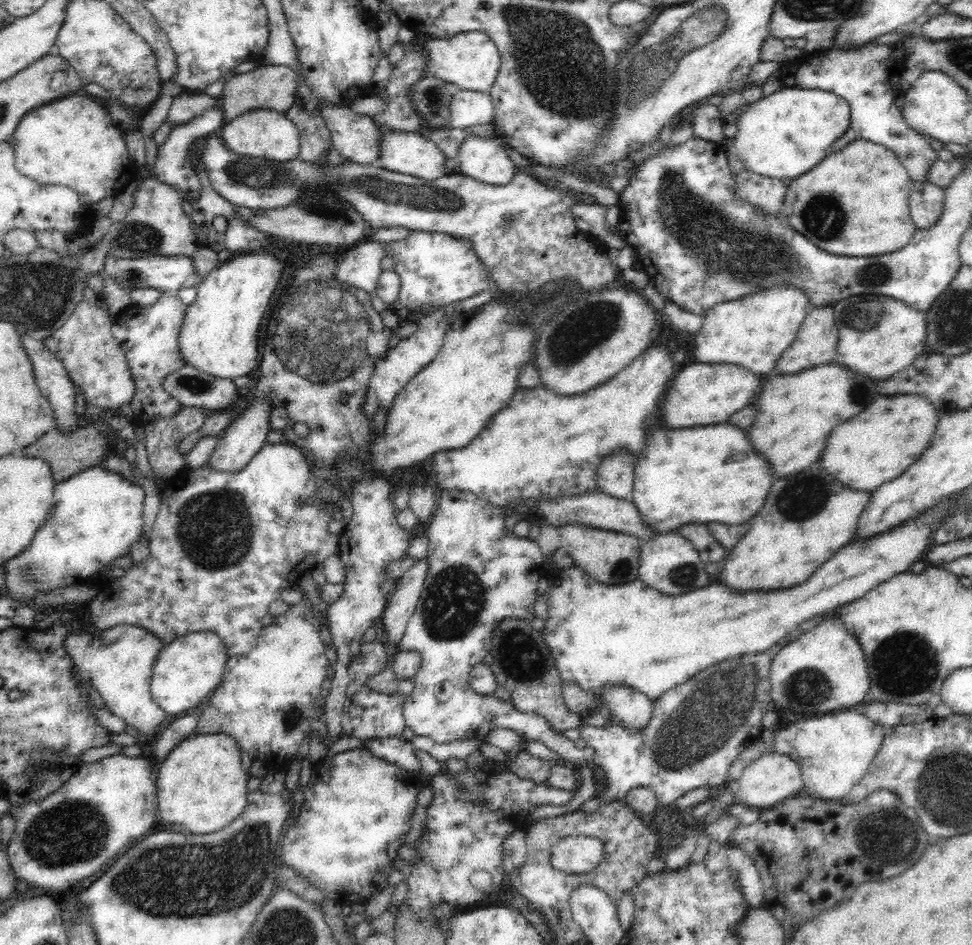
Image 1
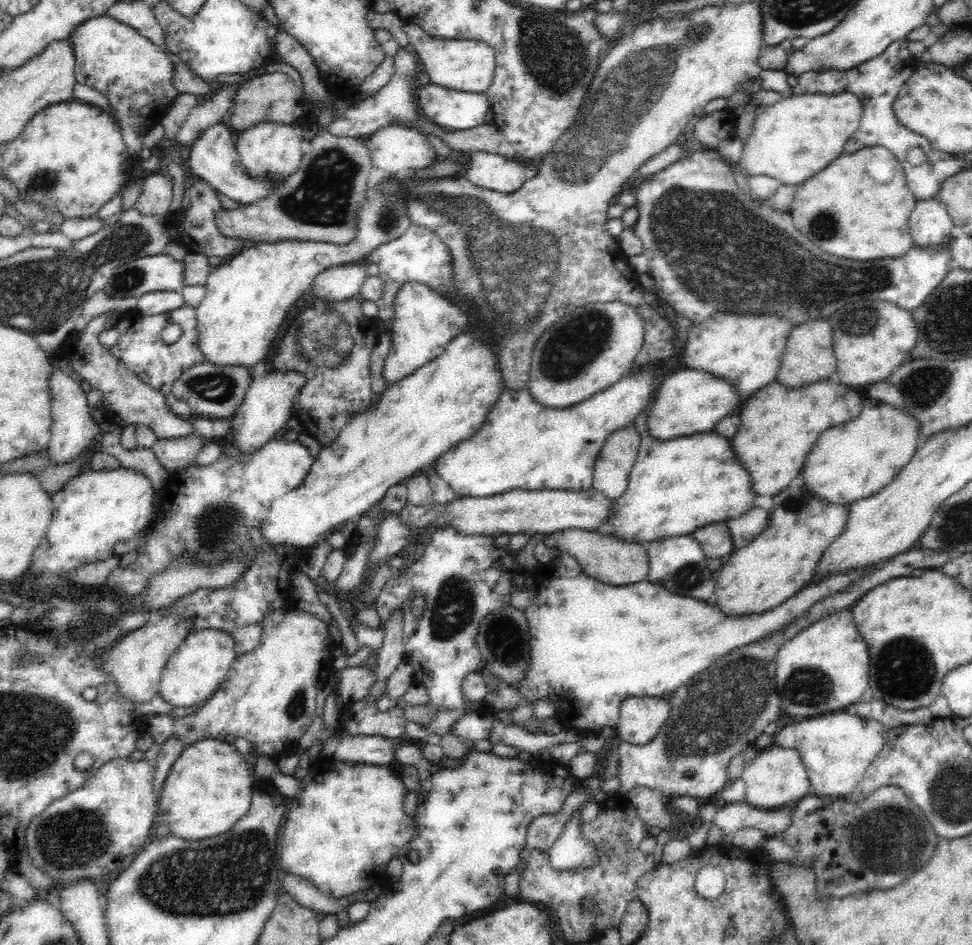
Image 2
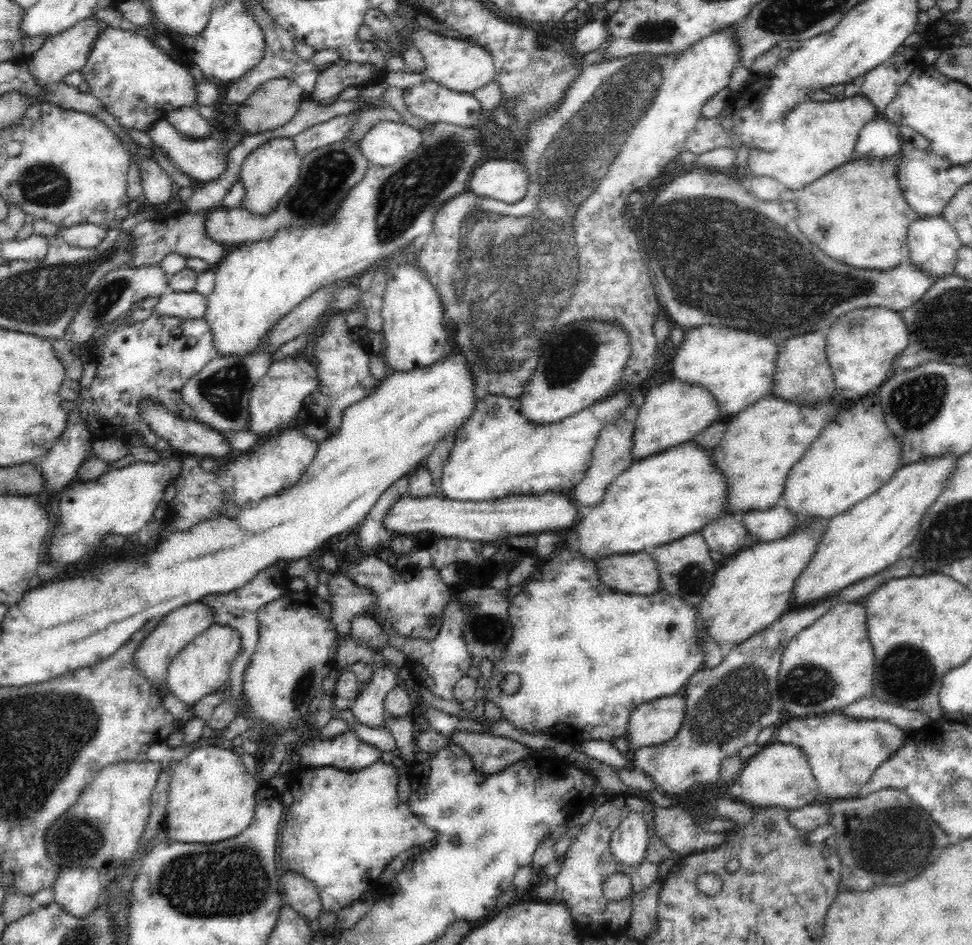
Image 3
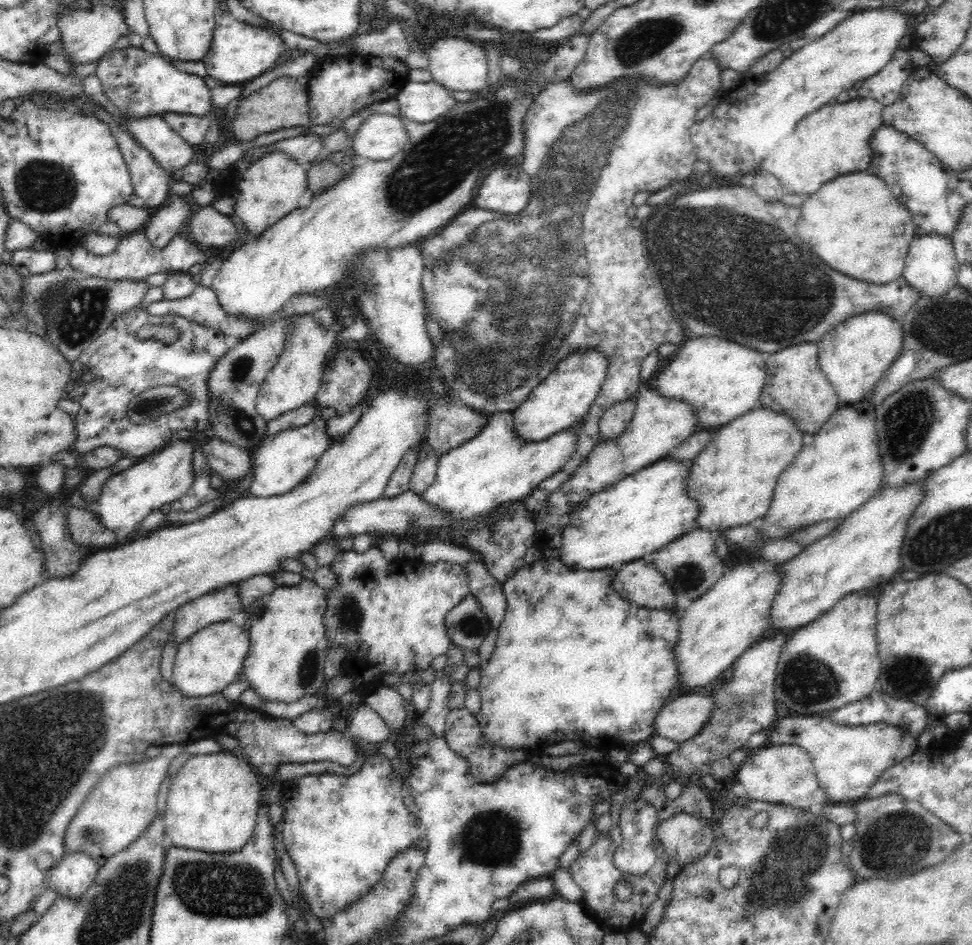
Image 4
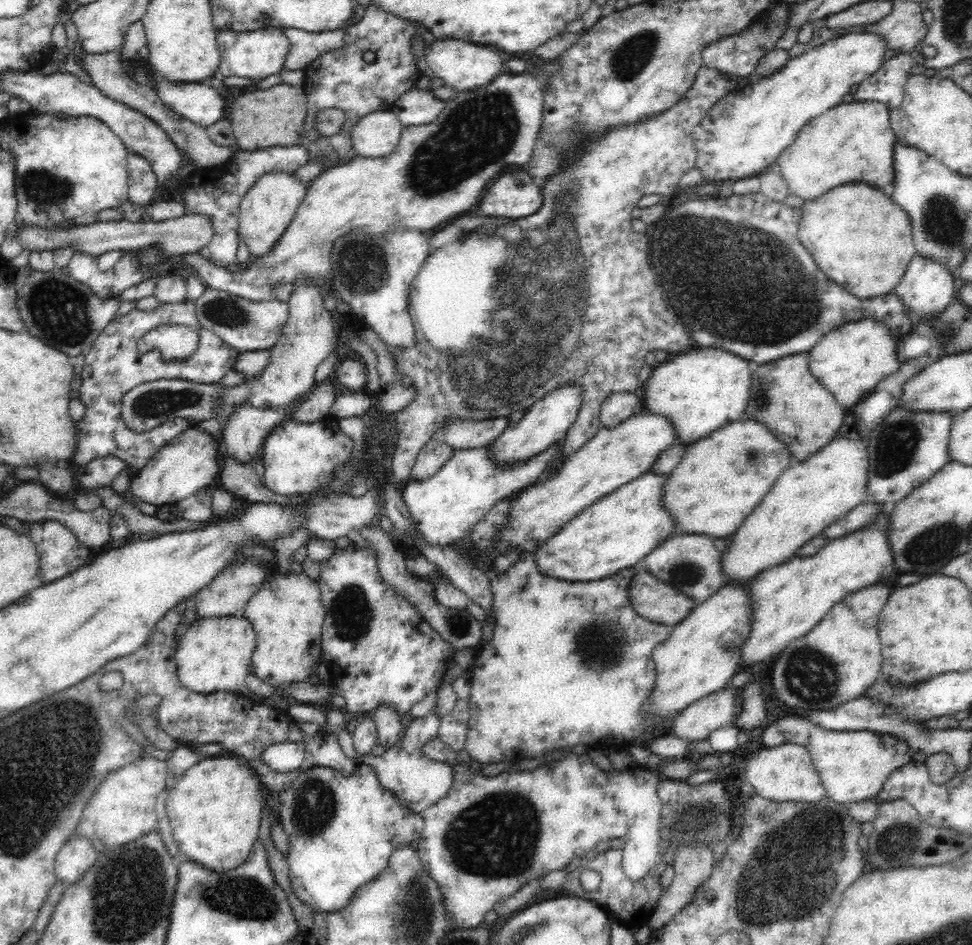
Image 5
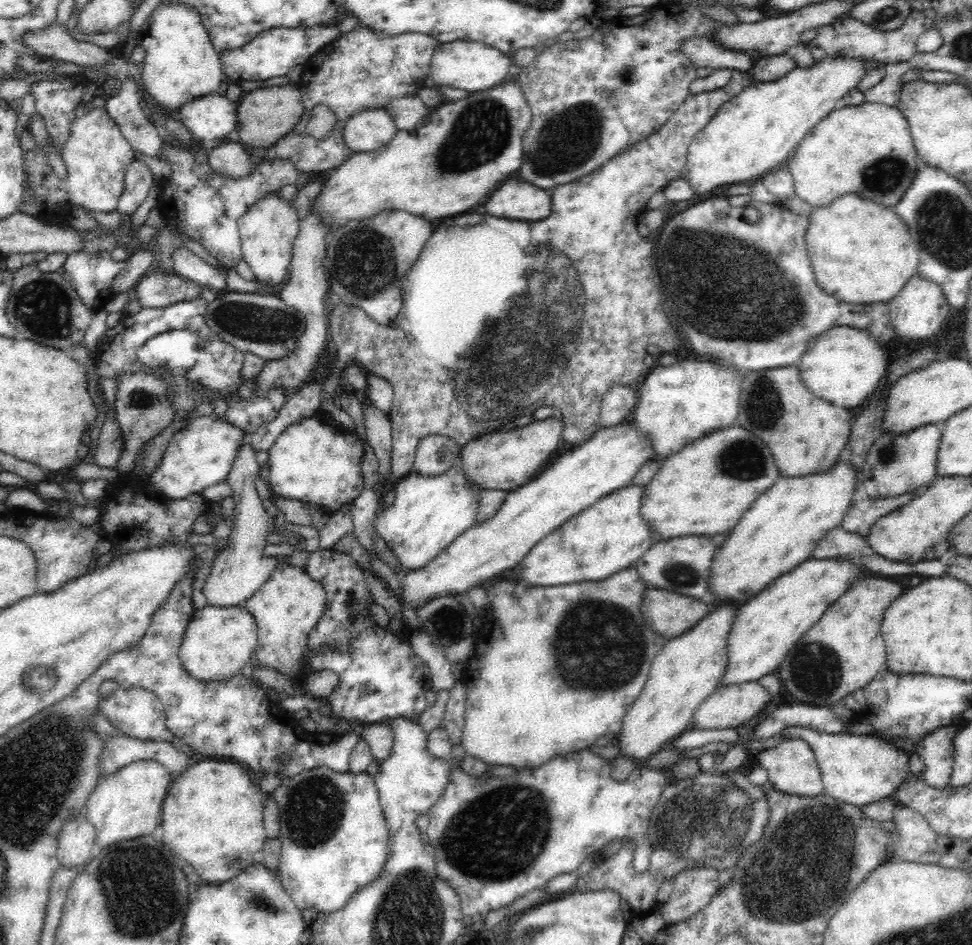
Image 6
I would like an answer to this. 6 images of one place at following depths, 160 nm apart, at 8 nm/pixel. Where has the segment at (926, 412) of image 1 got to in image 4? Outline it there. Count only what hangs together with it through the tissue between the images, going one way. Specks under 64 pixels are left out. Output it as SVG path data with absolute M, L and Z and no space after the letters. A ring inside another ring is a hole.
M869 398L841 405L828 421L807 440L792 465L780 474L775 484L771 505L763 517L763 532L766 539L784 539L785 534L796 528L804 528L823 520L846 518L872 498L883 486L884 463L879 453L880 438L876 429L875 405Z

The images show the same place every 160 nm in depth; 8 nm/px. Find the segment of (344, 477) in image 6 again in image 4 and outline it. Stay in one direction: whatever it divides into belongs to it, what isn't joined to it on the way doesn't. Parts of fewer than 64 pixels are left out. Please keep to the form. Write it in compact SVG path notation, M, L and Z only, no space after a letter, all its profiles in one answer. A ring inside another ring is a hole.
M316 413L308 424L284 430L265 438L251 450L252 471L254 477L250 483L250 492L255 497L276 496L296 488L311 474L320 455L335 442L325 434L325 421Z

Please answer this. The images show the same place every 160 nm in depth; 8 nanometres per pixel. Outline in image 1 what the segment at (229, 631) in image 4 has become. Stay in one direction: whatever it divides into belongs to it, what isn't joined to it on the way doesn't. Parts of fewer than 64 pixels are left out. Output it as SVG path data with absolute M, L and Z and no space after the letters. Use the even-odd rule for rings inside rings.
M200 631L176 637L156 654L150 679L150 695L166 716L193 709L206 701L209 694L220 684L228 653L222 639L212 631Z

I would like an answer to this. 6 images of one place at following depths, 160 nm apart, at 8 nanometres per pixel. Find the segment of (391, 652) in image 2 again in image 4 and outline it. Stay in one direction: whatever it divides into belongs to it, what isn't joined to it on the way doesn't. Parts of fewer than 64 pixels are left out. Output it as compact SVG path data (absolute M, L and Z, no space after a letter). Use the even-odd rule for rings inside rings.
M362 701L356 714L348 721L349 732L364 742L396 742L396 733L367 702Z

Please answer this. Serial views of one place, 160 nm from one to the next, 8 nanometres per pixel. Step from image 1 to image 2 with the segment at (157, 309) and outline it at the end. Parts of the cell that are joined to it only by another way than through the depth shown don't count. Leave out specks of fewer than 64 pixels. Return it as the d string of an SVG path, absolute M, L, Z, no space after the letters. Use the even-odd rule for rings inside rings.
M184 304L180 308L162 314L139 314L132 322L127 324L126 332L120 334L117 343L109 349L142 382L153 389L159 390L164 395L166 405L172 415L184 420L190 420L194 416L194 410L186 402L175 398L171 393L172 384L182 372L195 364L204 363L200 347L196 346L196 311L194 308ZM168 324L178 324L182 330L180 337L171 344L164 343L162 337L160 337L160 332Z

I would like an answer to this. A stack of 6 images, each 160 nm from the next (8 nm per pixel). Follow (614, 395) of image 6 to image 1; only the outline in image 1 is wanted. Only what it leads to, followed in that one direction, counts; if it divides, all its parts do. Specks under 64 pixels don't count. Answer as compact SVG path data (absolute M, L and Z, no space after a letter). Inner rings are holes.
M628 450L616 451L604 457L597 472L597 490L614 498L630 499L638 460L639 457Z

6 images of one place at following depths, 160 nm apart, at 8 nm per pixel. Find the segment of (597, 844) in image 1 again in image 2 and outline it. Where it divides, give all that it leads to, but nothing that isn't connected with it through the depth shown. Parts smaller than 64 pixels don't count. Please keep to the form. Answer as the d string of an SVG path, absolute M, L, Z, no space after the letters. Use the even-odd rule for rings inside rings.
M920 547L898 554L845 591L818 601L778 633L733 650L695 674L683 686L674 690L671 698L666 697L668 718L651 740L640 745L625 741L619 743L616 770L618 788L614 790L614 796L626 795L637 786L660 791L664 798L693 796L703 799L720 792L729 779L727 770L730 761L753 746L764 728L770 722L776 722L782 714L775 681L778 649L821 618L848 609L874 586L890 578L908 576L916 568L938 568L950 558L950 554L930 552L928 548ZM585 803L580 804L576 812L566 820L562 832L547 850L550 866L553 869L559 871L590 869L599 861L593 844L586 842L578 831L581 811Z

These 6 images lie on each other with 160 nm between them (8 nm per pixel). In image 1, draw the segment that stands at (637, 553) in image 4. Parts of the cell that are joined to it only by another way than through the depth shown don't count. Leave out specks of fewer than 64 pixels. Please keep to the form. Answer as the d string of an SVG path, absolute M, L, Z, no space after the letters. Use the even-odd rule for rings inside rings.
M728 422L718 424L718 426L696 426L696 428L682 428L682 430L654 430L648 436L648 444L644 452L638 457L639 460L635 468L633 491L630 499L640 511L645 525L651 526L658 534L674 532L678 526L688 523L706 525L708 522L714 521L725 525L737 525L749 521L760 512L760 509L766 502L766 496L770 492L772 480L774 480L774 476L772 476L772 465L770 465L770 462L766 462L767 458L764 458L760 452L754 450L754 446L750 444L750 440L748 440L748 436L746 436L746 432L742 428L732 426Z

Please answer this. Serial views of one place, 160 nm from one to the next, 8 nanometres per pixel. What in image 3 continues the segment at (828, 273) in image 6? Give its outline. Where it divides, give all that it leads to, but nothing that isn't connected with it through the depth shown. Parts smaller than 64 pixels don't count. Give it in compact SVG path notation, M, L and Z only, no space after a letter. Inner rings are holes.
M901 155L886 156L886 158L856 158L848 160L834 170L820 176L818 180L808 186L795 191L795 201L798 208L796 222L802 234L821 248L830 258L850 264L854 268L871 268L872 270L886 270L898 266L908 259L909 246L907 232L910 222L918 213L910 207L900 188L897 166Z

